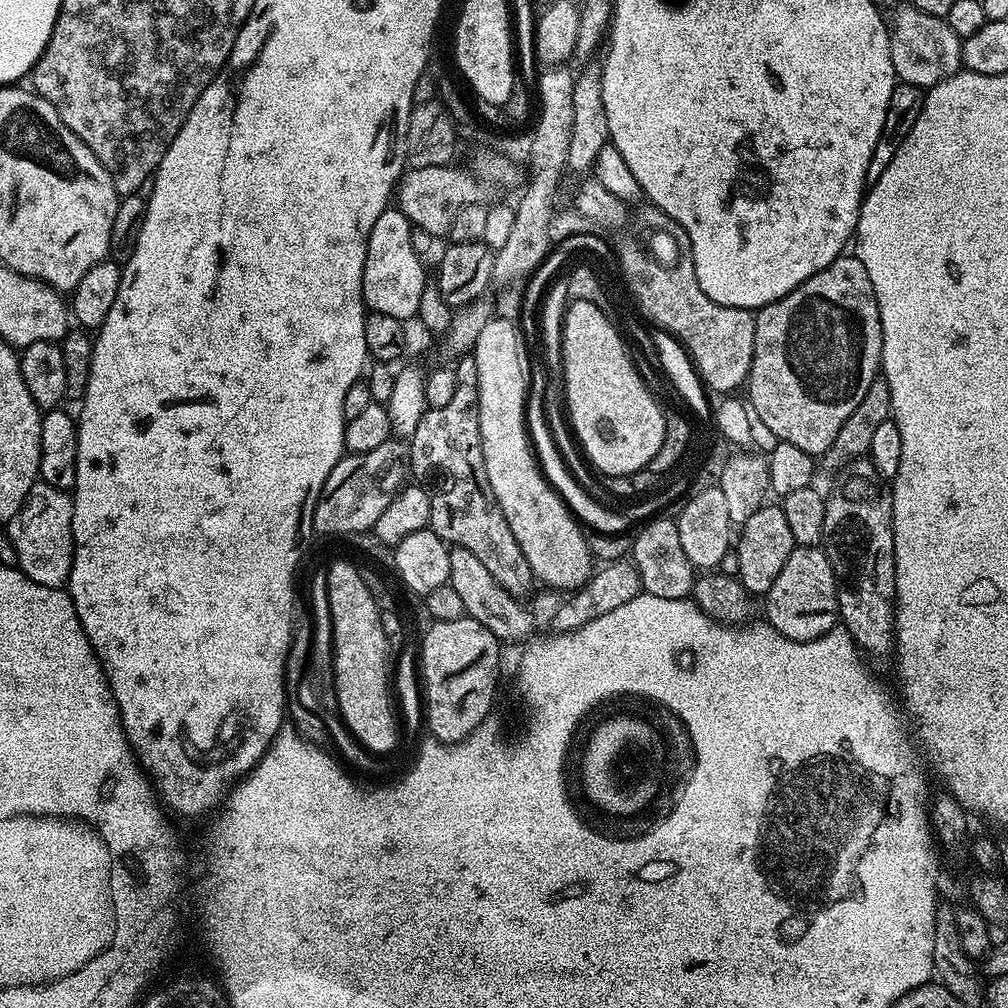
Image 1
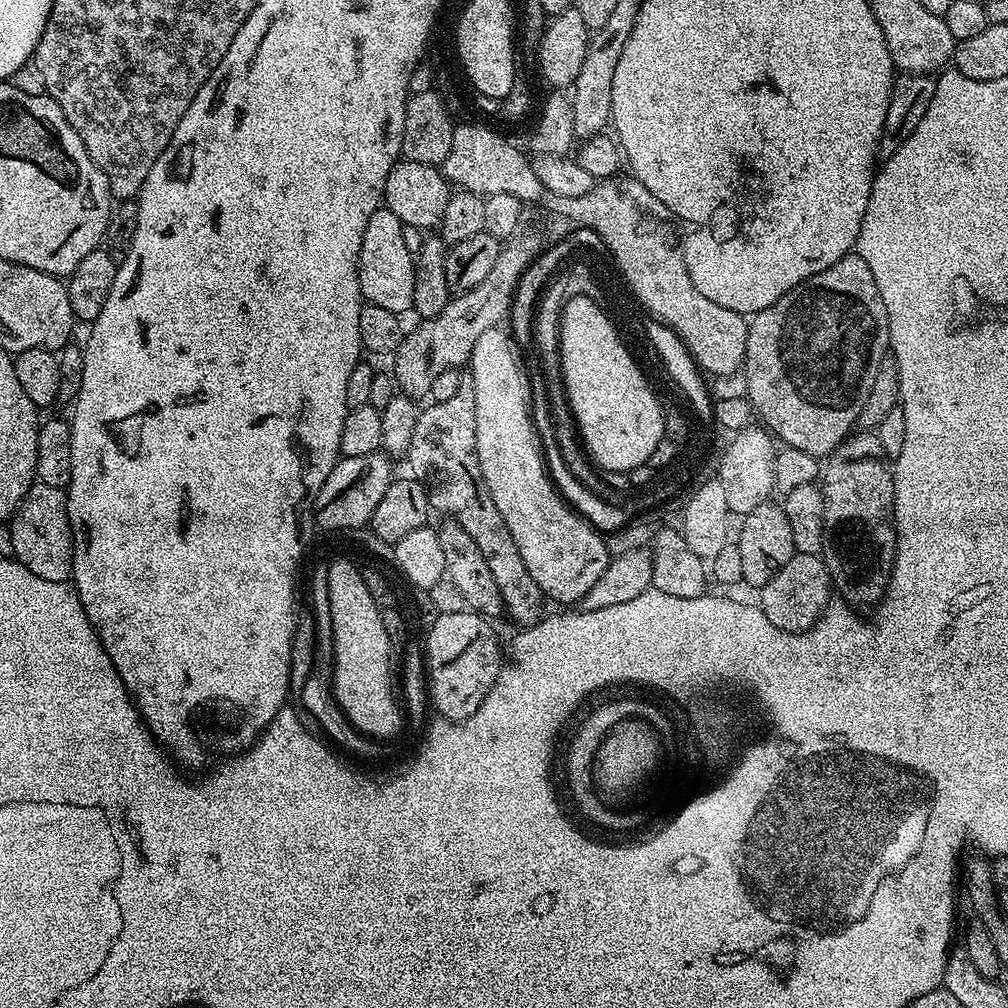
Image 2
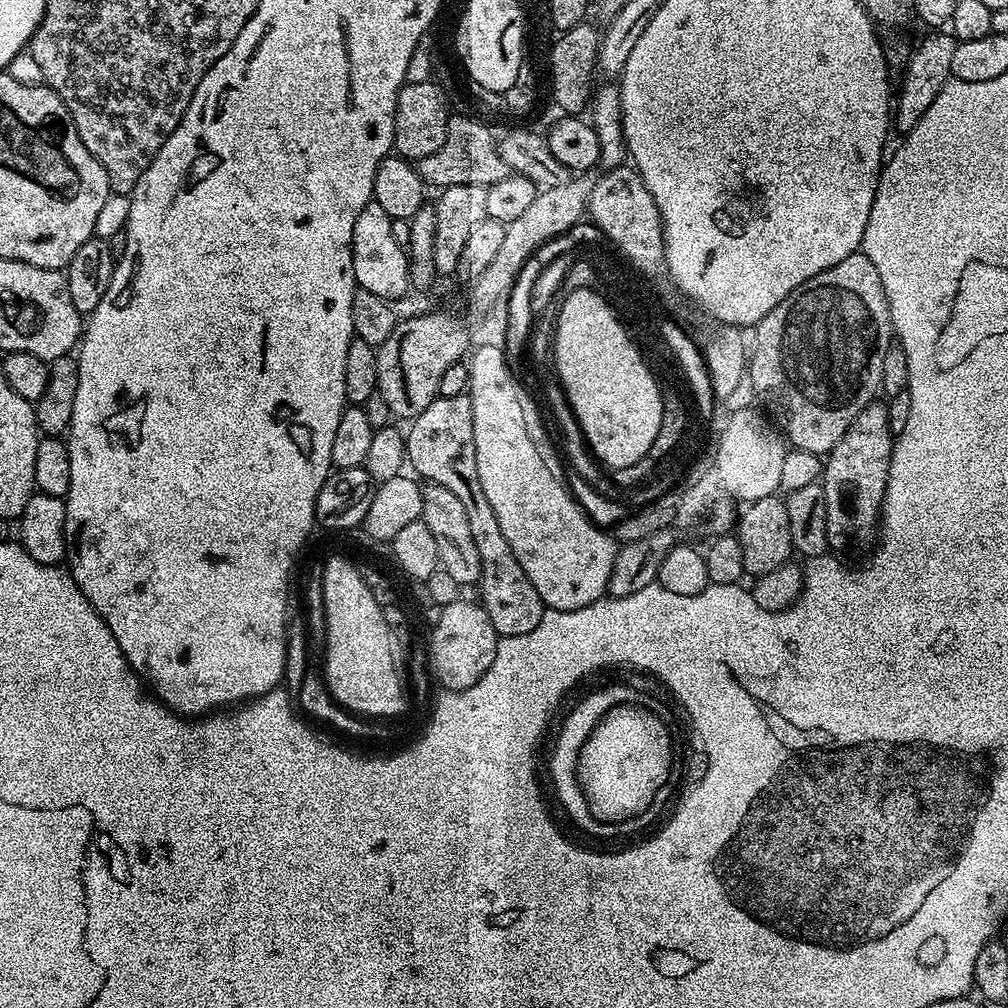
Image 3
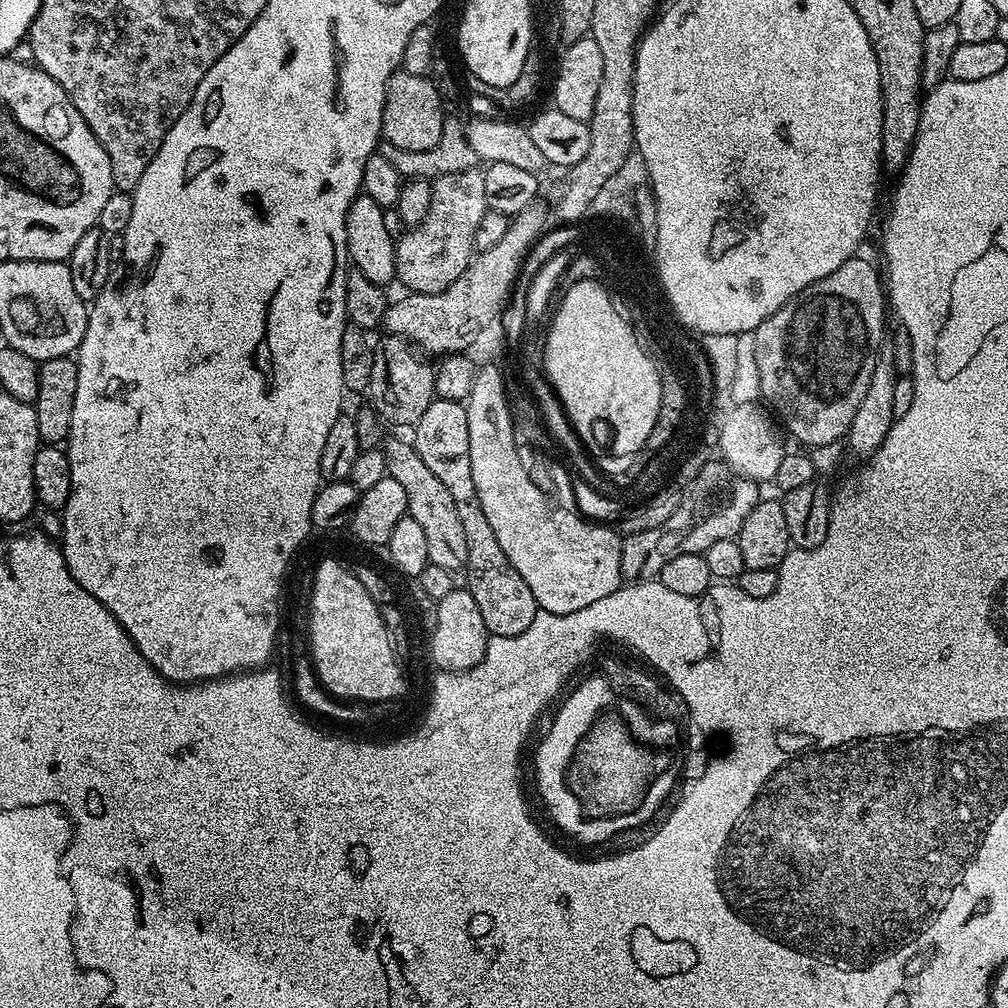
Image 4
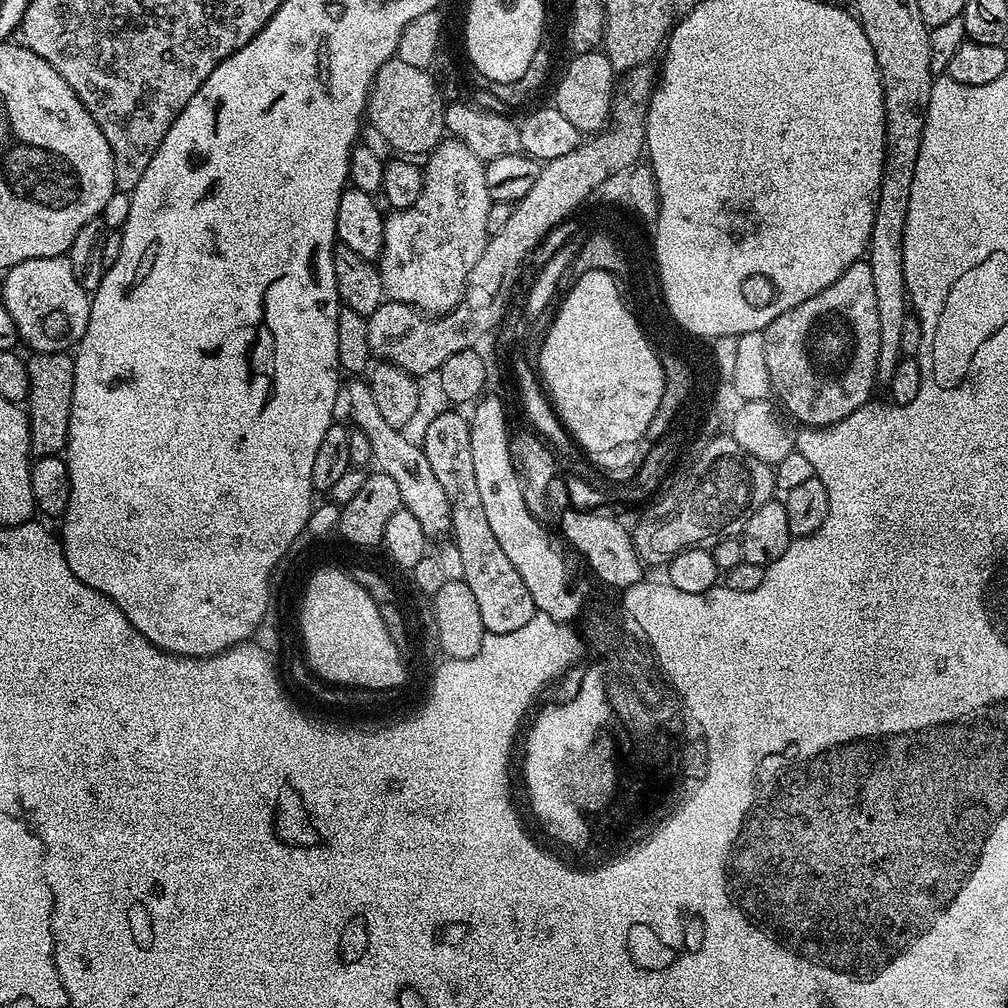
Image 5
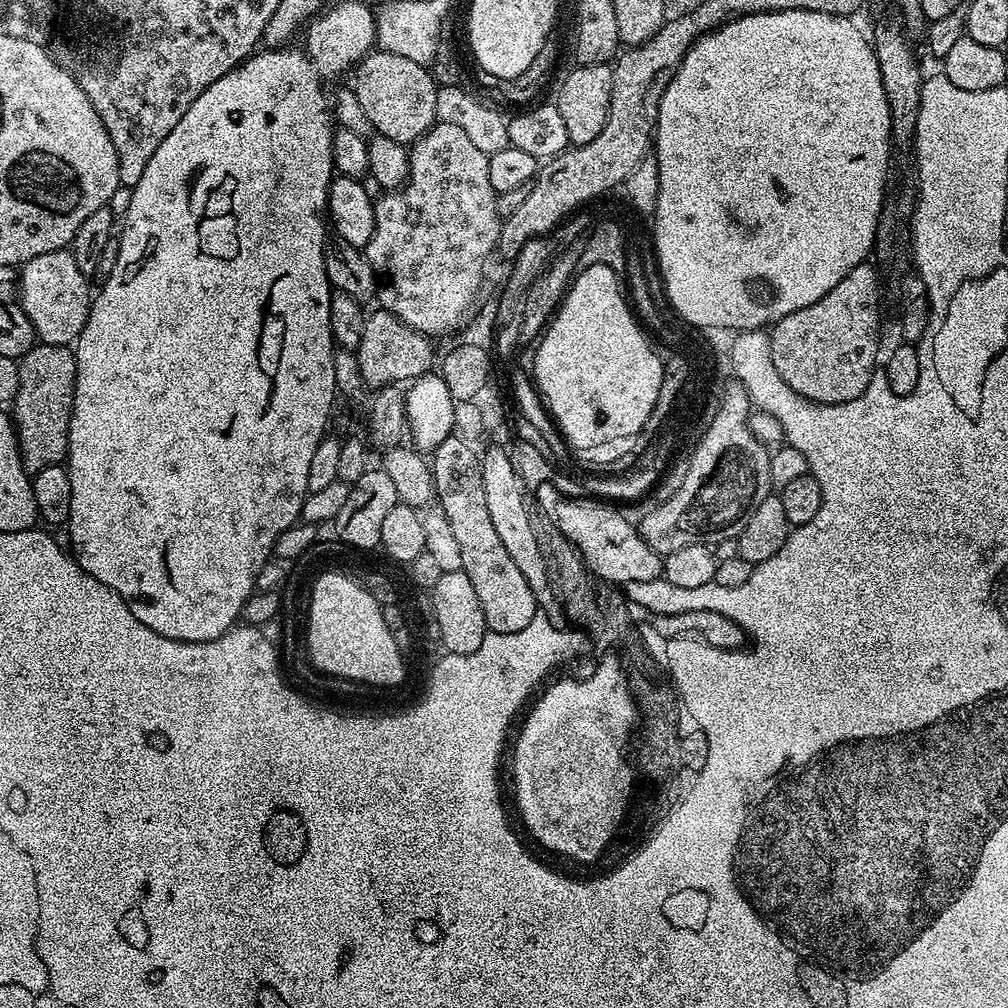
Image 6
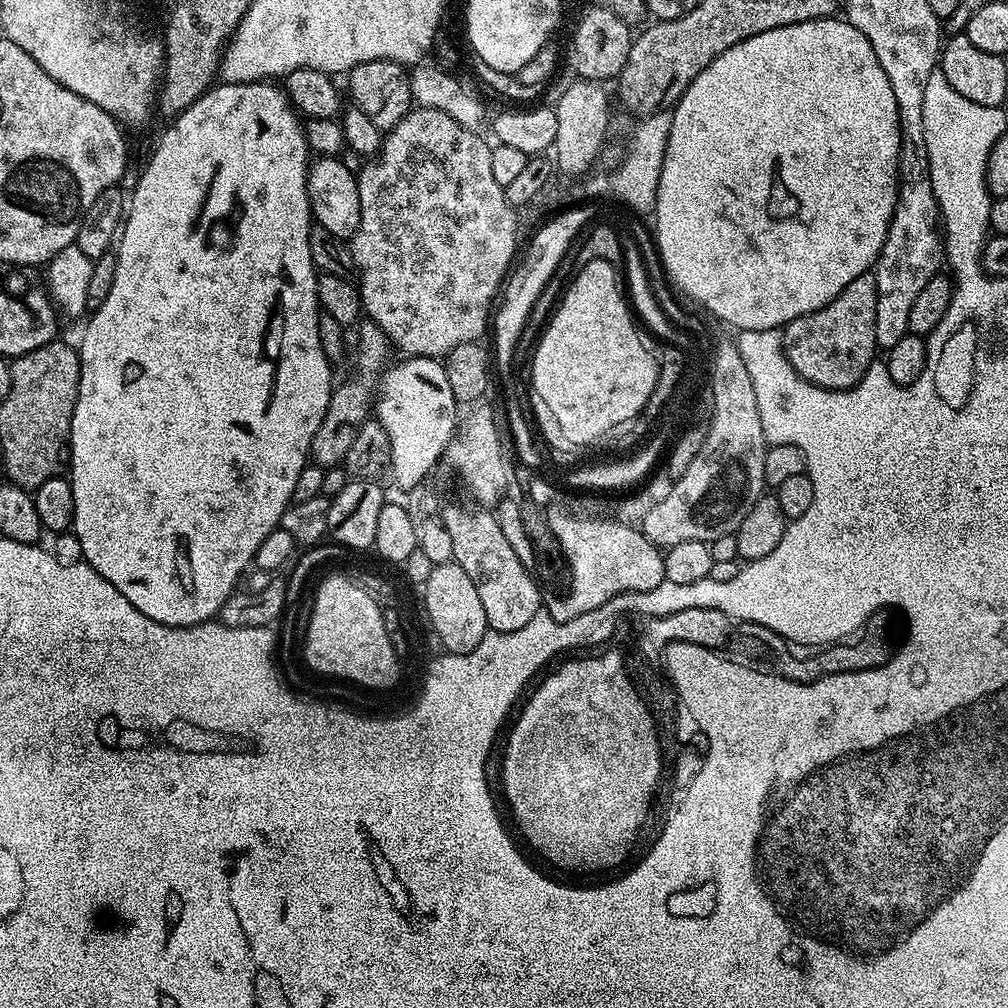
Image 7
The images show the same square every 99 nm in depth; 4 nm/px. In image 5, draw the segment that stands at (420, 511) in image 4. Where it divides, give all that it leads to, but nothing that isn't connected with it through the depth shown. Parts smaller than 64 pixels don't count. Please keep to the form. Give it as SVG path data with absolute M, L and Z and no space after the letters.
M352 378L344 386L344 395L348 398L350 414L355 422L353 424L360 432L366 434L370 441L373 465L382 473L390 475L397 483L401 507L422 525L422 530L429 539L436 536L447 535L451 531L449 518L449 504L442 486L434 475L434 470L427 461L423 447L417 443L412 444L401 429L389 425L375 405L371 385L363 379Z

